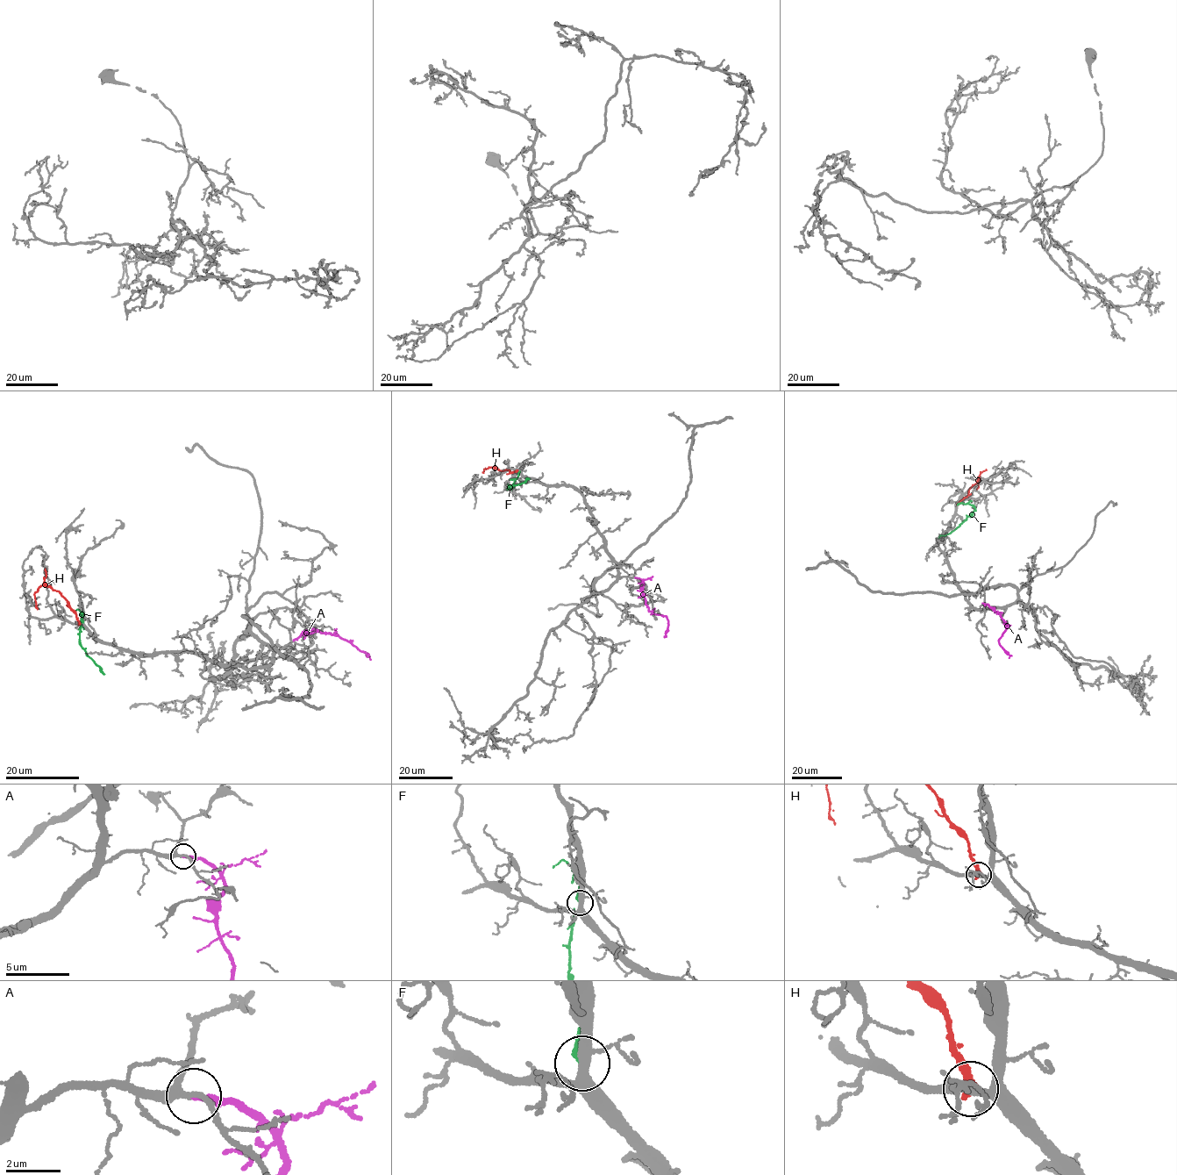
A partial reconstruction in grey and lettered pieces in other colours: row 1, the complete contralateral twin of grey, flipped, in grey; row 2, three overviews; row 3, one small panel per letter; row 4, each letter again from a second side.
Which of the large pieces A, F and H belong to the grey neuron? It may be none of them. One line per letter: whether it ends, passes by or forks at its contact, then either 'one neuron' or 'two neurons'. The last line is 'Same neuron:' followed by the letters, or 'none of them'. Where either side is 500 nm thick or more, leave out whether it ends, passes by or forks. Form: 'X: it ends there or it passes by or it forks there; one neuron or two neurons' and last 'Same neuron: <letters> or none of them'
A: it ends there; one neuron
F: it ends there; two neurons
H: it ends there; two neurons
Same neuron: A

